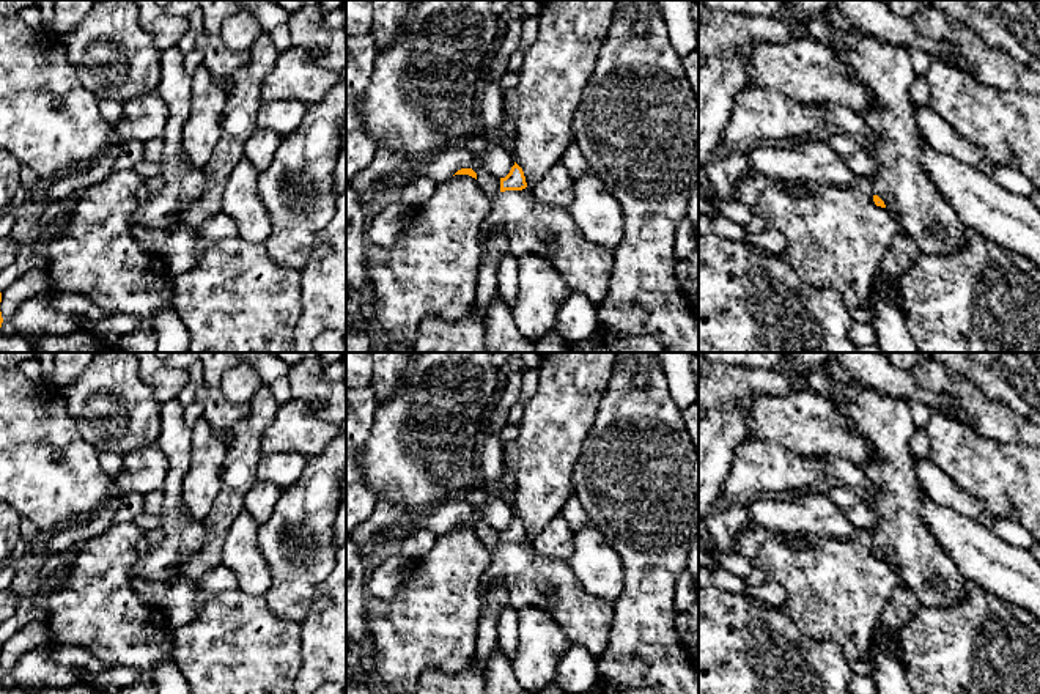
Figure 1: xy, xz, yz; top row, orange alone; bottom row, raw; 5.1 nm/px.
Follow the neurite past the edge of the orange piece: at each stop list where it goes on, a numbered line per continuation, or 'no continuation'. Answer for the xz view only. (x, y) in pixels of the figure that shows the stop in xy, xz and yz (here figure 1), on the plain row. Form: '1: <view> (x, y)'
1: xz (534, 579)

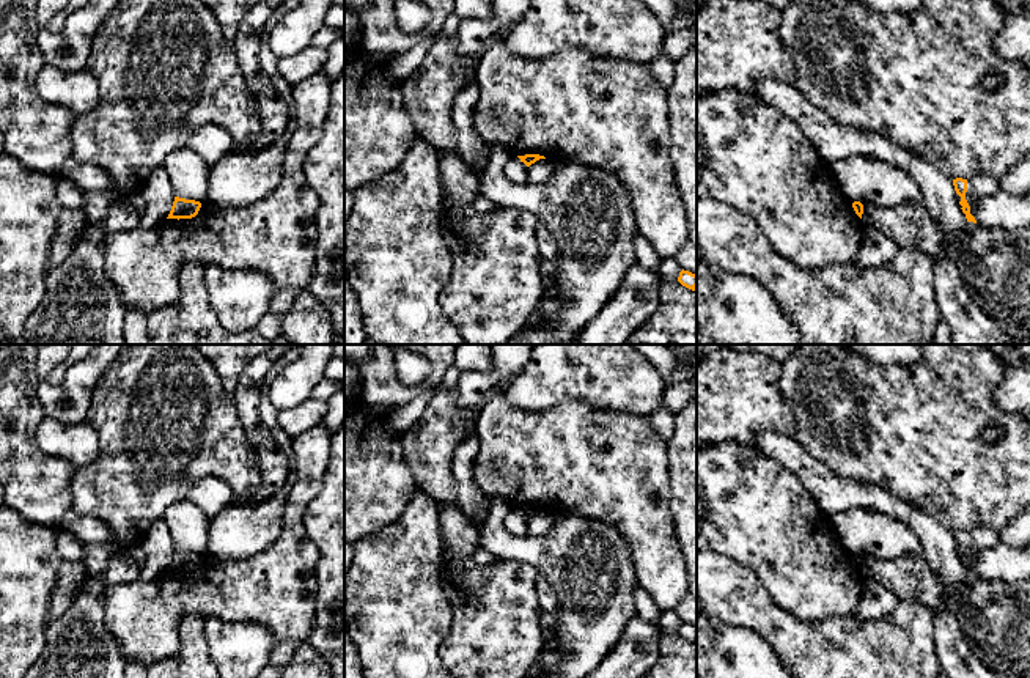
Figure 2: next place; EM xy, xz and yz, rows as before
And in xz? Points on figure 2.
no continuation

